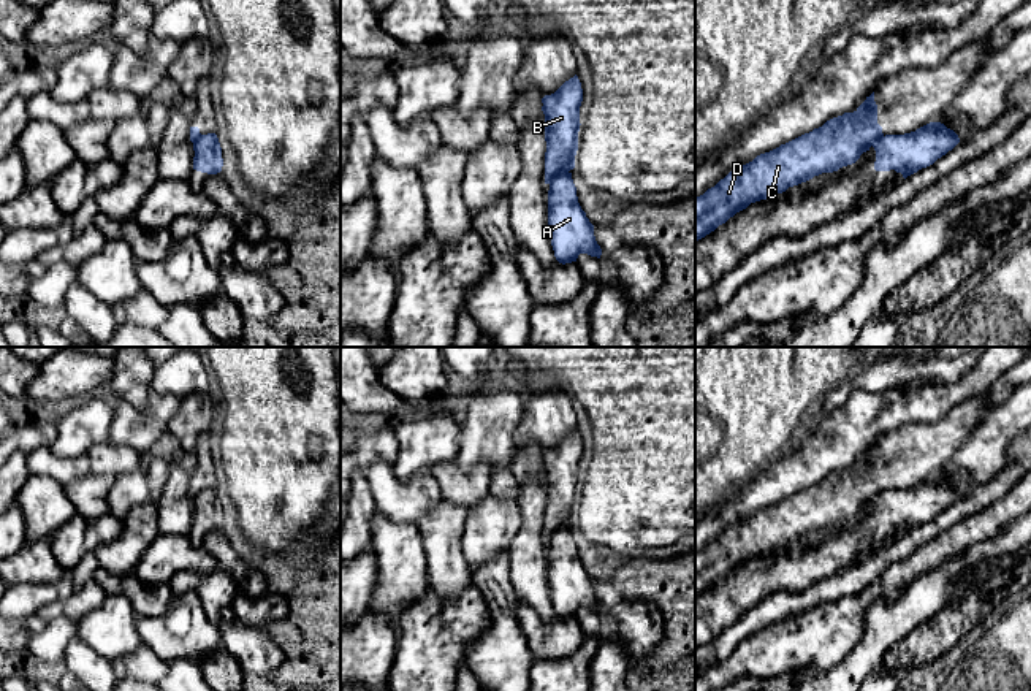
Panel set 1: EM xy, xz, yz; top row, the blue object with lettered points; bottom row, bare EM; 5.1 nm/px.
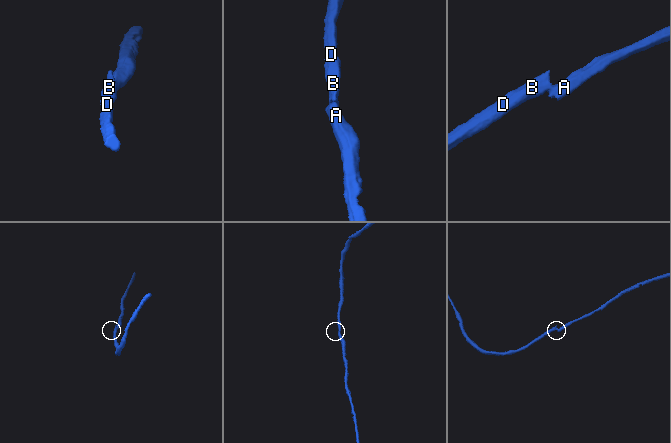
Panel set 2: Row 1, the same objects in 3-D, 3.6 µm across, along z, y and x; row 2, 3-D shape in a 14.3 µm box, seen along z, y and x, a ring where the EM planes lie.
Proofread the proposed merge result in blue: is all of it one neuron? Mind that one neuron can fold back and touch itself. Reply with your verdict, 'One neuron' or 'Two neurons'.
Two neurons

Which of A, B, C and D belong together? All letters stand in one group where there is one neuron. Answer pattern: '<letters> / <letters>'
A / B C D

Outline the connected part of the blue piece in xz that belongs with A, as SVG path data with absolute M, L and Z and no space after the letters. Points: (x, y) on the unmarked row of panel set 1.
M562 528L550 537L548 583L559 618L576 617L580 609L600 613L602 604L595 596L594 580L578 558L572 528Z

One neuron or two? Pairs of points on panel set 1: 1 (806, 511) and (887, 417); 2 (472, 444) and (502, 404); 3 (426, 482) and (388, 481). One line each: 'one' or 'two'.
1: two
2: one
3: one

